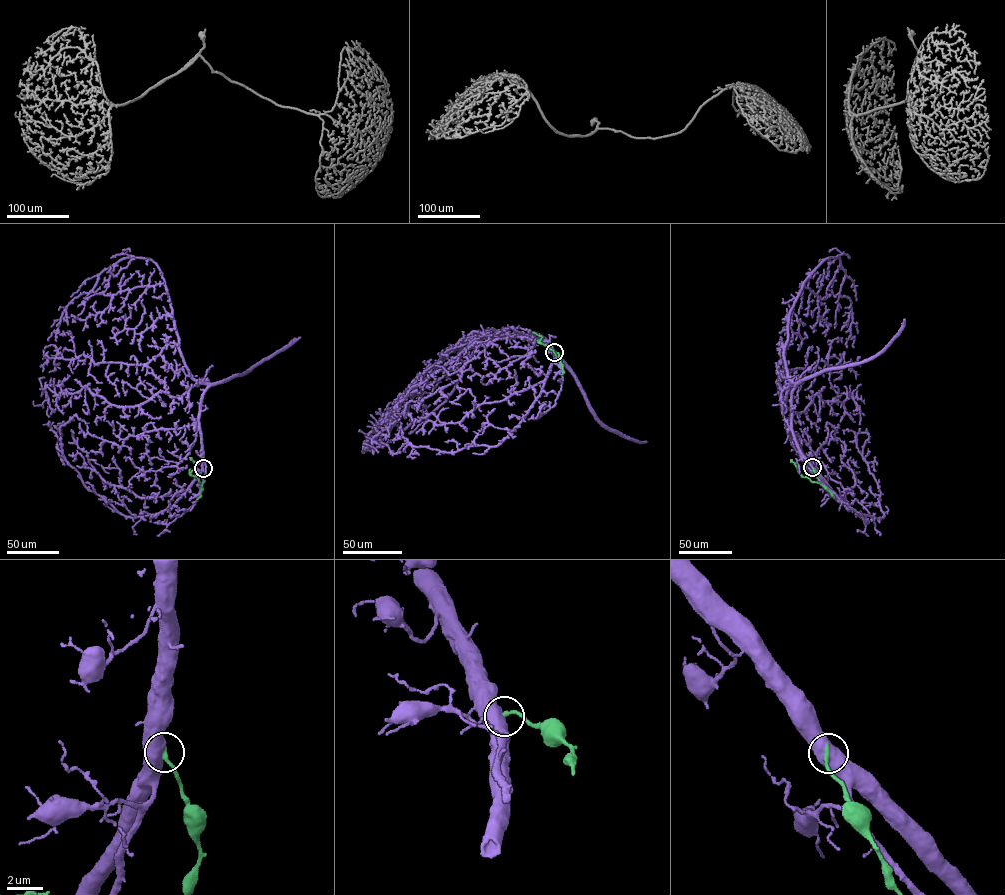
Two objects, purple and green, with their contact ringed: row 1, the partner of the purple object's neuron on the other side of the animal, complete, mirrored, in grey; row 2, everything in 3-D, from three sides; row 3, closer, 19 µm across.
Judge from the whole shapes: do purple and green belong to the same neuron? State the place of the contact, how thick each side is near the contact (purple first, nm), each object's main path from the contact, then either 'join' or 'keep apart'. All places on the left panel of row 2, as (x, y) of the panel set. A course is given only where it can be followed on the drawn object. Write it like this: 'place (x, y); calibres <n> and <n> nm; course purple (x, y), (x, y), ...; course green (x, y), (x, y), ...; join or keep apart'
place (203, 468); calibres 750 and 240 nm; course purple (203, 467), (199, 411), (208, 385), (185, 365), (155, 263), (127, 257), (103, 270), (48, 340); course green (203, 467), (205, 474), (201, 485), (191, 474), (195, 464), (189, 457); keep apart

